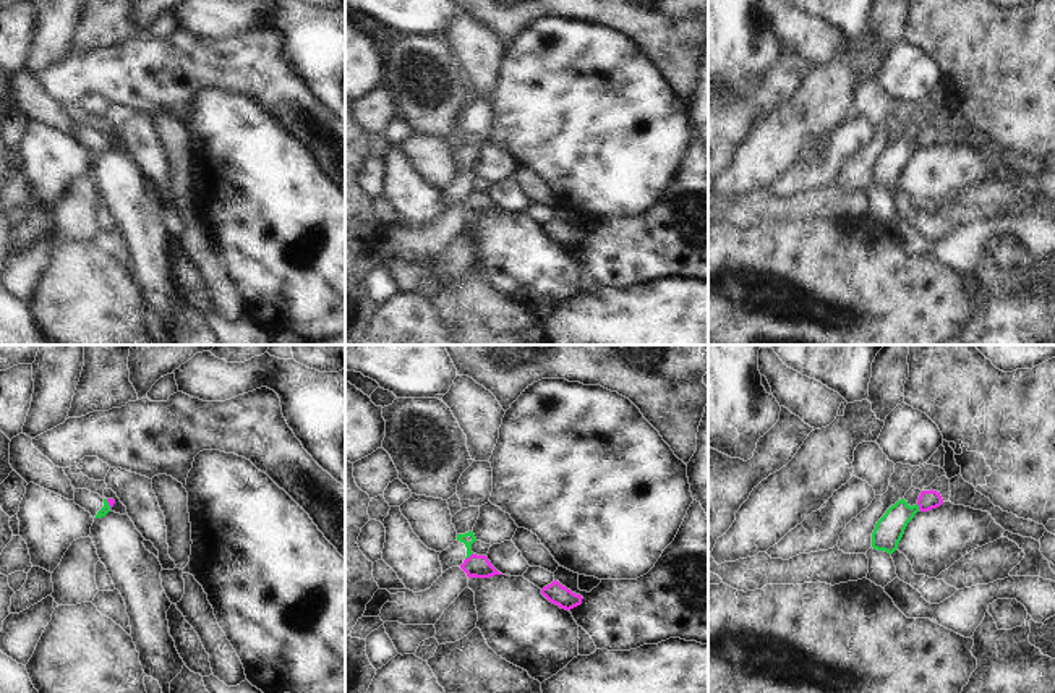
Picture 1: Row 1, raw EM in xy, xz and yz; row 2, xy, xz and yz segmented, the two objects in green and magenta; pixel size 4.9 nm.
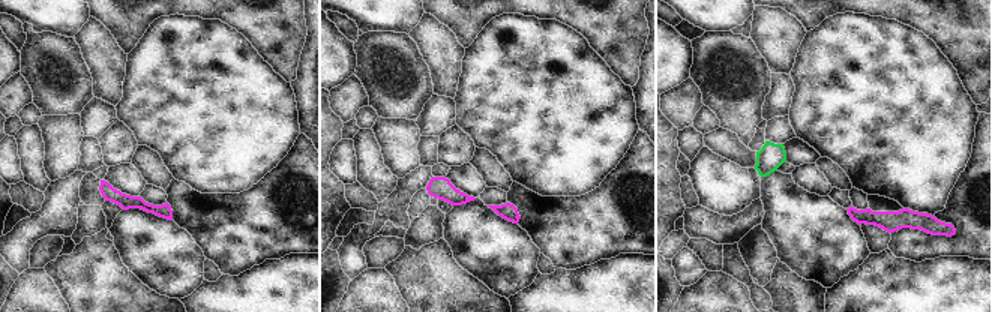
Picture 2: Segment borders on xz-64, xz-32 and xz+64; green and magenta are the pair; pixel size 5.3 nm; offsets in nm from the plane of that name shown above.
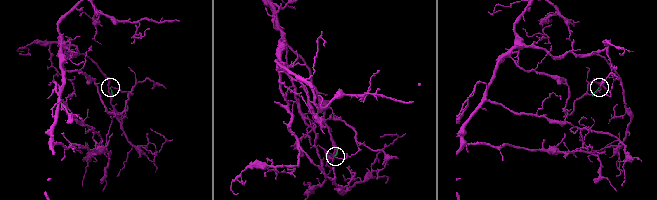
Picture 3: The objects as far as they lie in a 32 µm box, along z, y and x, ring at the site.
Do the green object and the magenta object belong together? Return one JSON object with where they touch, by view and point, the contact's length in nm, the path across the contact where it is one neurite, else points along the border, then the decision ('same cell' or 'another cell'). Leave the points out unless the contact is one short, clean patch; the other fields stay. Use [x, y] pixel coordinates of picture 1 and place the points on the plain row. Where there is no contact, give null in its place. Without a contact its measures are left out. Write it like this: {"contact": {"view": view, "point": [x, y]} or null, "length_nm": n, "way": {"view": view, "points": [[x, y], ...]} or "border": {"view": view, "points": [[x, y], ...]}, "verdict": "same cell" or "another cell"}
{"contact": {"view": "xz", "point": [469, 193]}, "length_nm": 50, "border": {"view": "xz", "points": [[472, 190], [465, 196]]}, "verdict": "another cell"}

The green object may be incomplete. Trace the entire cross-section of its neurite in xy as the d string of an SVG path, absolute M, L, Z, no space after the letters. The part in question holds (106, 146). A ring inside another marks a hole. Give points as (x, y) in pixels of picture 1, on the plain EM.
M75 126L75 141L91 151L92 155L102 155L110 149L107 136L88 126Z

